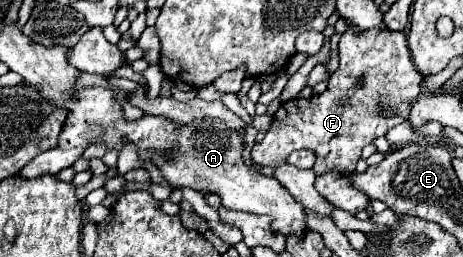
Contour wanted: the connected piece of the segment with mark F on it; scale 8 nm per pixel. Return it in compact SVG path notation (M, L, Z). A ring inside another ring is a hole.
M349 28L343 32L339 40L339 68L333 72L329 86L323 94L311 96L309 100L289 100L283 102L277 114L273 116L273 124L265 138L257 142L251 150L251 158L257 164L263 166L279 166L287 160L287 156L293 150L313 150L317 160L315 160L315 174L321 176L329 170L337 170L341 174L349 174L355 170L363 146L371 144L375 138L385 136L387 130L391 130L395 124L401 124L407 120L409 112L409 102L415 100L421 94L421 82L423 76L415 70L415 64L411 62L411 54L407 48L407 40L403 32L393 32L393 30L361 30L361 28ZM365 80L363 86L359 82ZM391 110L399 112L399 116L383 116L383 112Z

